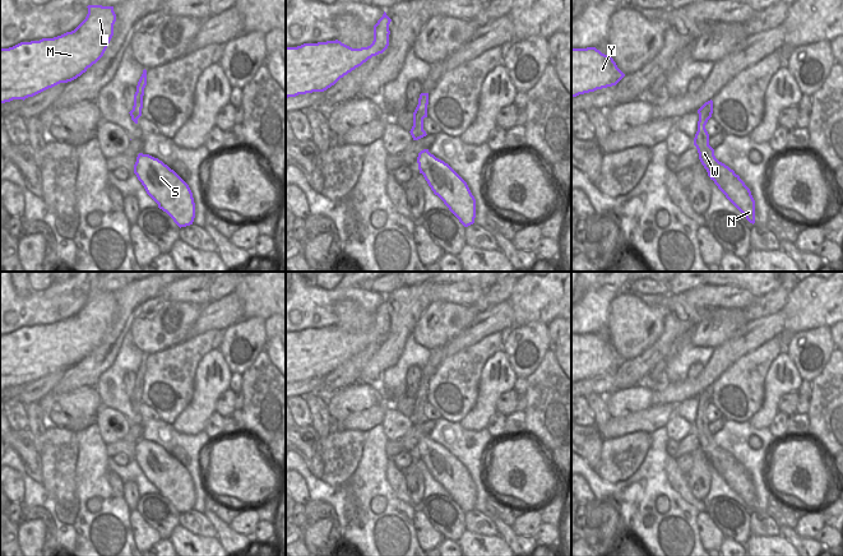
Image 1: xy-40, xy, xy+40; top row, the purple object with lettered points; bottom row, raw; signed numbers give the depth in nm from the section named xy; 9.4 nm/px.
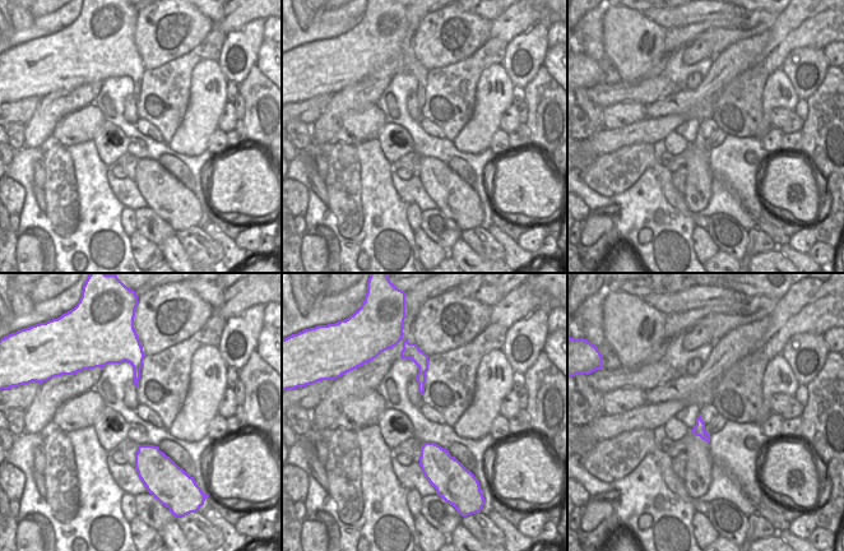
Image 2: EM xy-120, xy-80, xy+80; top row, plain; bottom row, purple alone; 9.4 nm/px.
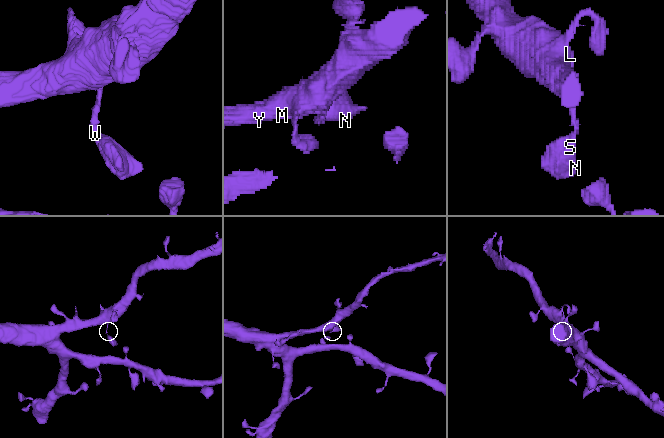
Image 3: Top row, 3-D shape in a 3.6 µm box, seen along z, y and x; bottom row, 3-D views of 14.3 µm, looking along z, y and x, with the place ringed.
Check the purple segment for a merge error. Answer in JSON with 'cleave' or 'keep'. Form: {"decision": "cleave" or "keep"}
{"decision": "keep"}

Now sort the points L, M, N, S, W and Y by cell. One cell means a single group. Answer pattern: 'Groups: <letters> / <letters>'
Groups: L M N S W Y.

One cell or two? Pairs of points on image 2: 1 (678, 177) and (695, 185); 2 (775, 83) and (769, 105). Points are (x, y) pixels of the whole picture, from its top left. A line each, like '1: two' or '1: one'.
1: two
2: one

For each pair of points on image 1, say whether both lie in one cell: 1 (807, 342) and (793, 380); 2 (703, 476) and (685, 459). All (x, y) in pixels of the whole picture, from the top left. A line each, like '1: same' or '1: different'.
1: different
2: different

